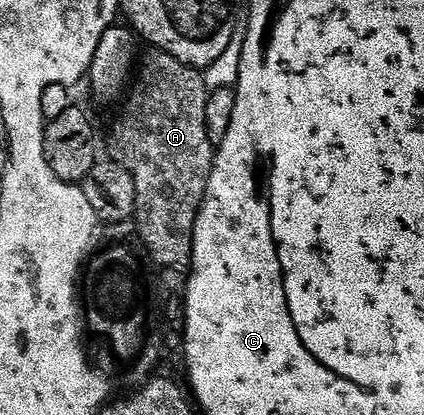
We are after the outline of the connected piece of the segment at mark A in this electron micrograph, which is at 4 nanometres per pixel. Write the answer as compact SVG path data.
M154 49L149 52L151 55L146 60L141 60L142 76L138 79L138 88L130 95L130 100L126 103L126 108L122 111L122 116L114 123L114 136L110 139L110 151L113 162L119 163L128 173L132 173L132 181L136 185L136 224L138 223L138 235L142 238L142 243L146 246L146 251L159 264L162 269L176 269L183 273L190 270L190 258L194 252L194 226L198 220L198 214L202 208L202 202L206 200L206 186L210 180L210 174L214 168L214 157L216 154L215 144L208 141L208 131L204 125L204 109L206 108L207 87L203 76L195 68L186 67L176 57L168 53Z

